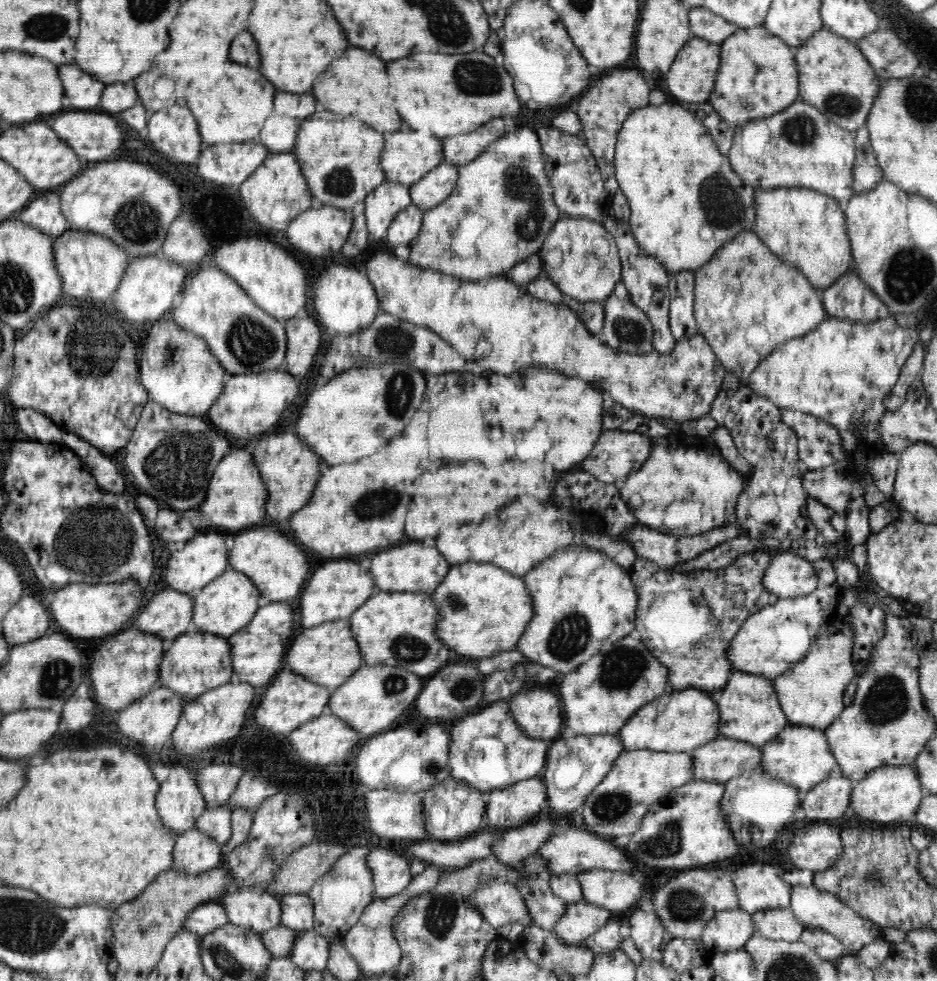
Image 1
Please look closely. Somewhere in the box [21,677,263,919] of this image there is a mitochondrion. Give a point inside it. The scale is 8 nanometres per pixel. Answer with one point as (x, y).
(108, 765)

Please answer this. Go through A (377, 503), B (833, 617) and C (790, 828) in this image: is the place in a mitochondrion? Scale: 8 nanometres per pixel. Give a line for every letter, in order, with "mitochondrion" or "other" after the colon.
A: mitochondrion
B: other
C: other

